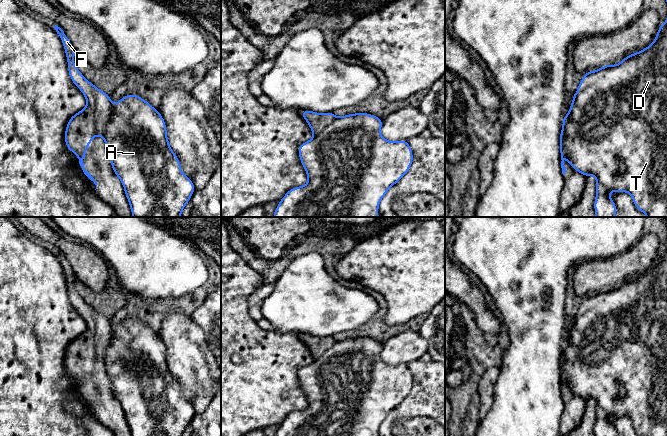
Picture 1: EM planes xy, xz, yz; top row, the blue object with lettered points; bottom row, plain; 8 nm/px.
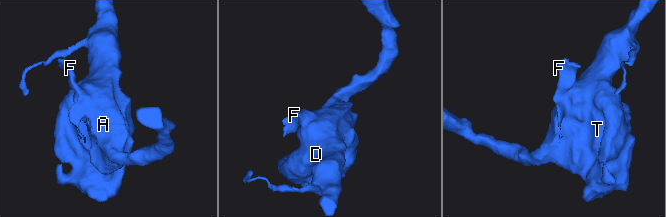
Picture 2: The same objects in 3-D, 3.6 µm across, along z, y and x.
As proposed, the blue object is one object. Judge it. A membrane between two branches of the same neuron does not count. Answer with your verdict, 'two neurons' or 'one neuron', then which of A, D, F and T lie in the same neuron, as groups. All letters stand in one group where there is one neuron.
two neurons; groups A D T / F

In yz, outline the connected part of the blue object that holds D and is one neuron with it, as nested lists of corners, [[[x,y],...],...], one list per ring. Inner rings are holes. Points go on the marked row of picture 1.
[[[667,19],[658,28],[653,43],[645,49],[623,58],[618,65],[608,64],[595,71],[585,73],[576,93],[573,95],[570,118],[567,123],[563,124],[560,133],[560,155],[561,160],[568,158],[572,168],[580,172],[585,178],[589,174],[596,178],[595,217],[615,217],[617,207],[609,196],[610,191],[628,192],[633,198],[635,207],[645,213],[647,217],[667,217]],[[618,158],[624,162],[625,171],[623,173],[619,172]]]

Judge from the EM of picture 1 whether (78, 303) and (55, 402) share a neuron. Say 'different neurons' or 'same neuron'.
different neurons

